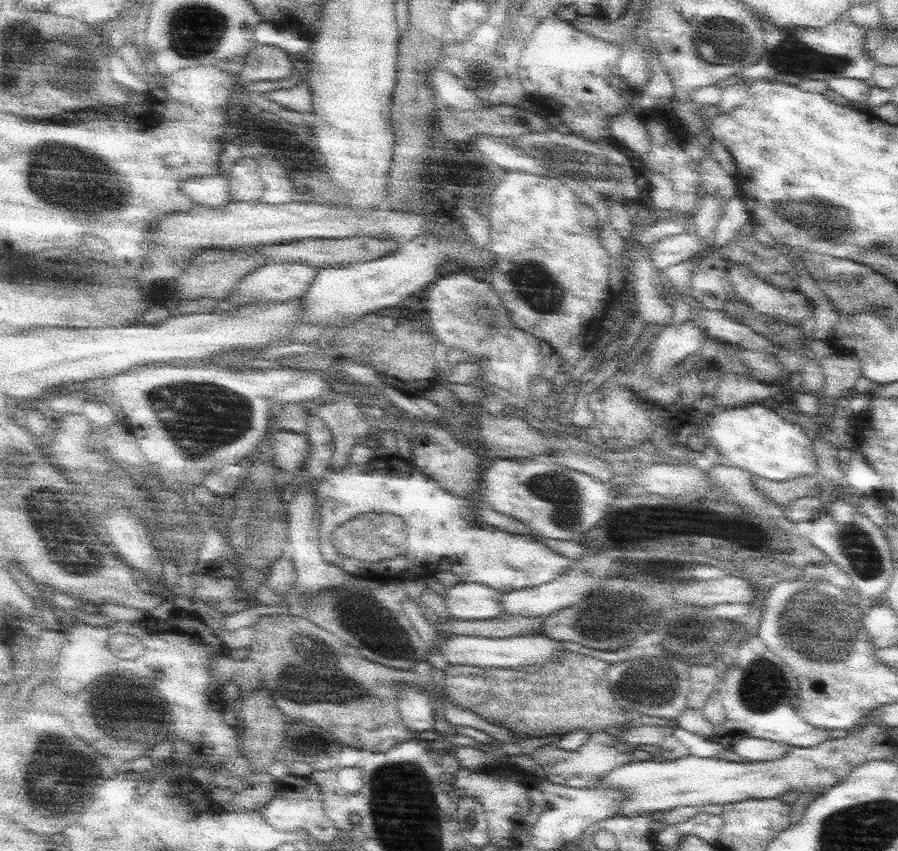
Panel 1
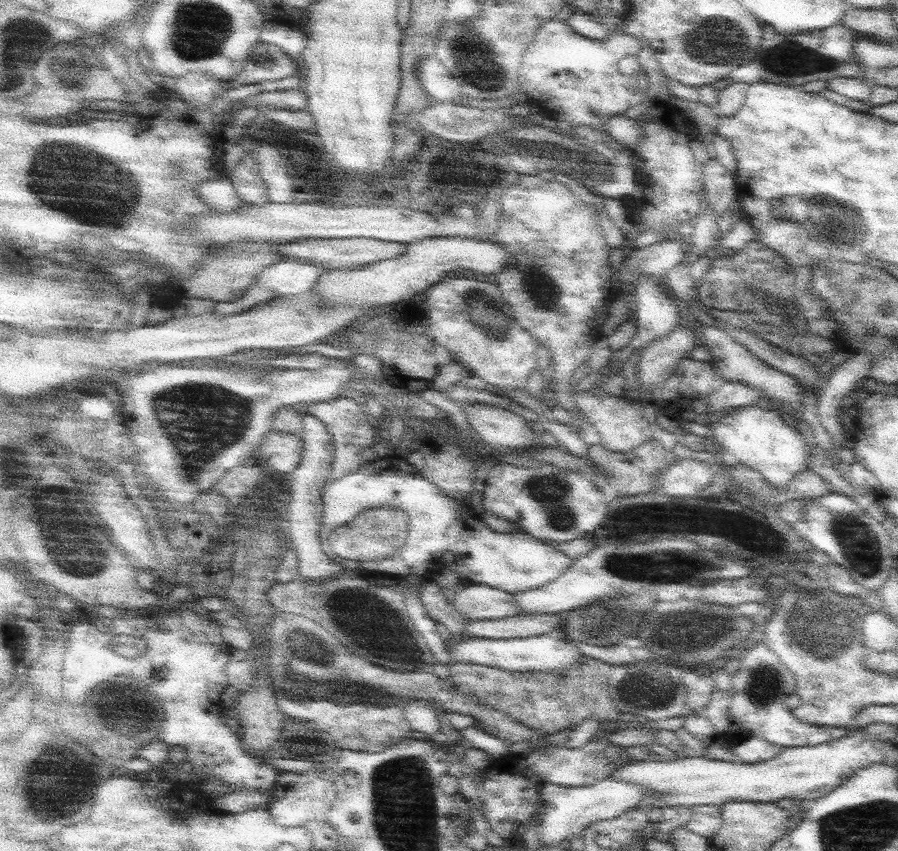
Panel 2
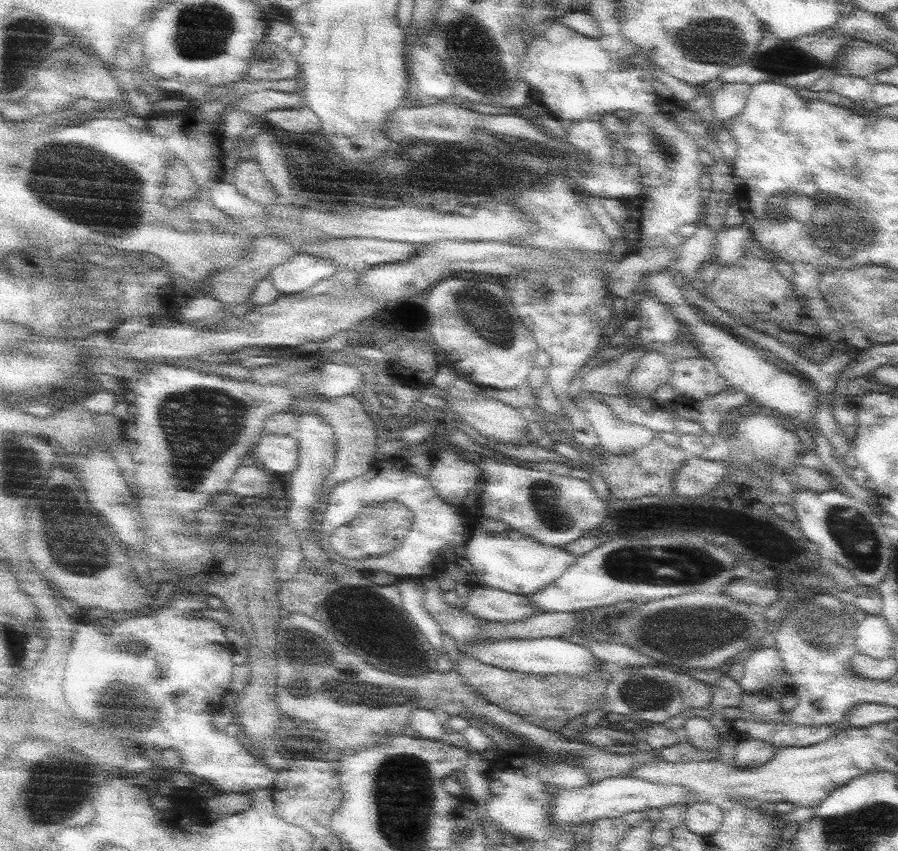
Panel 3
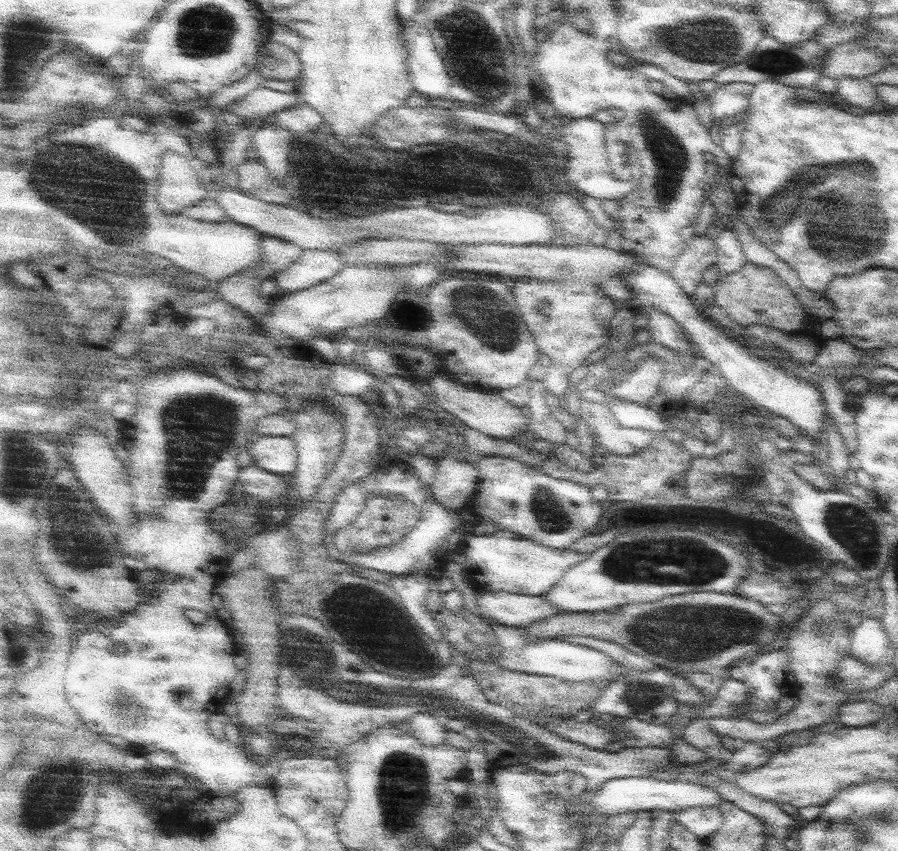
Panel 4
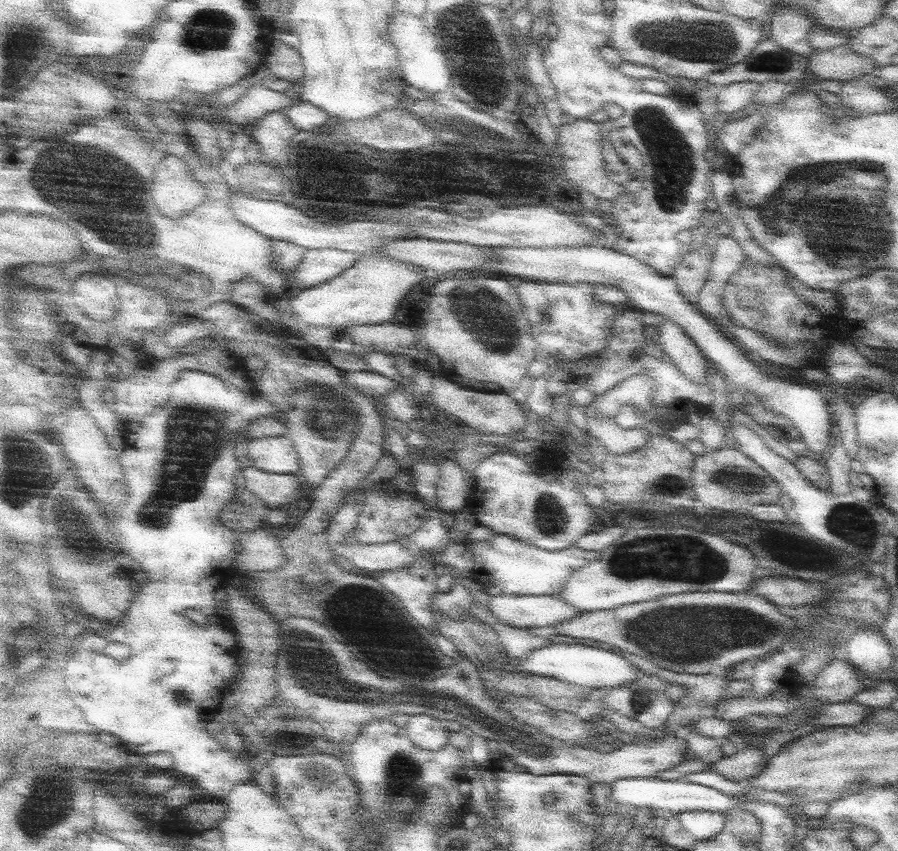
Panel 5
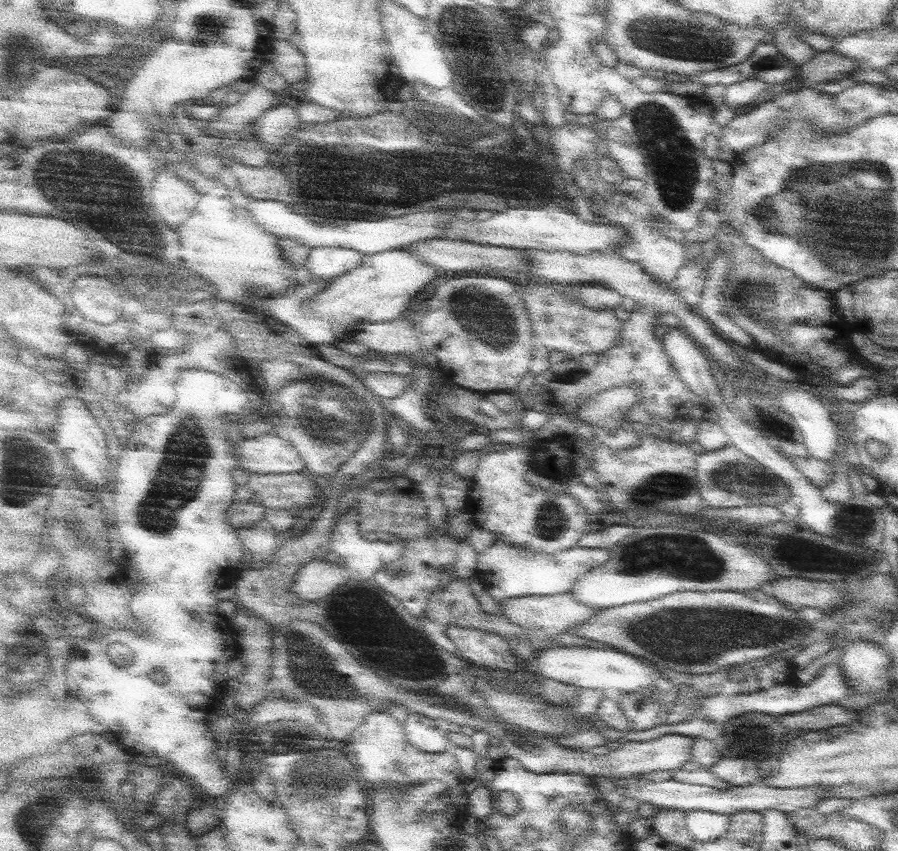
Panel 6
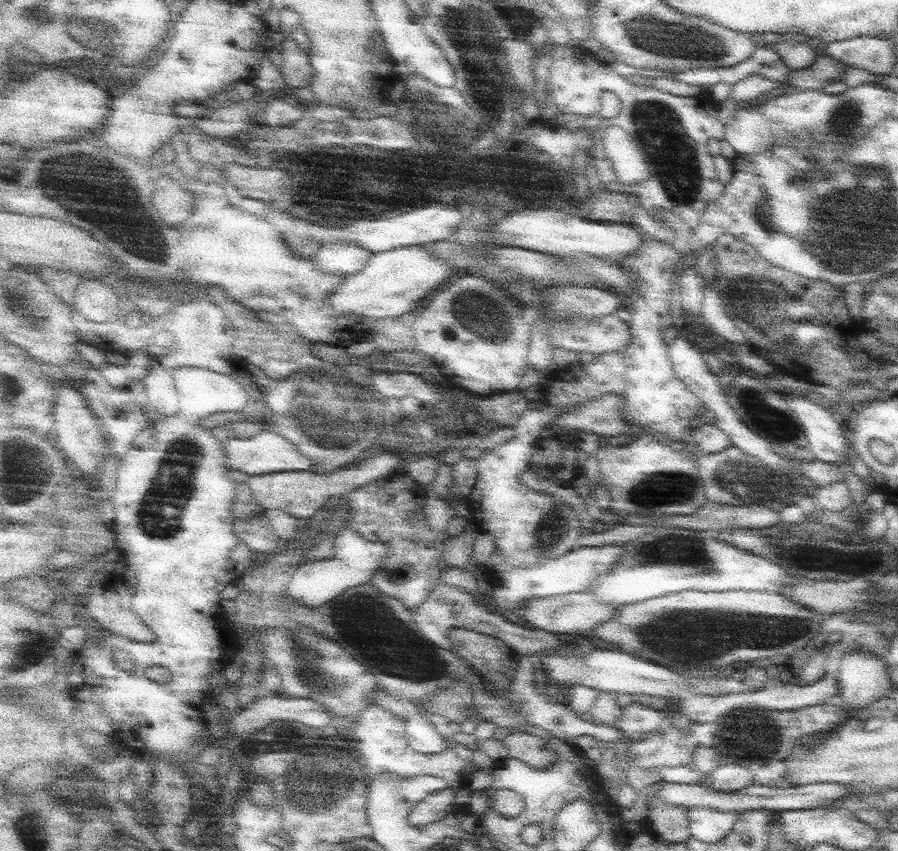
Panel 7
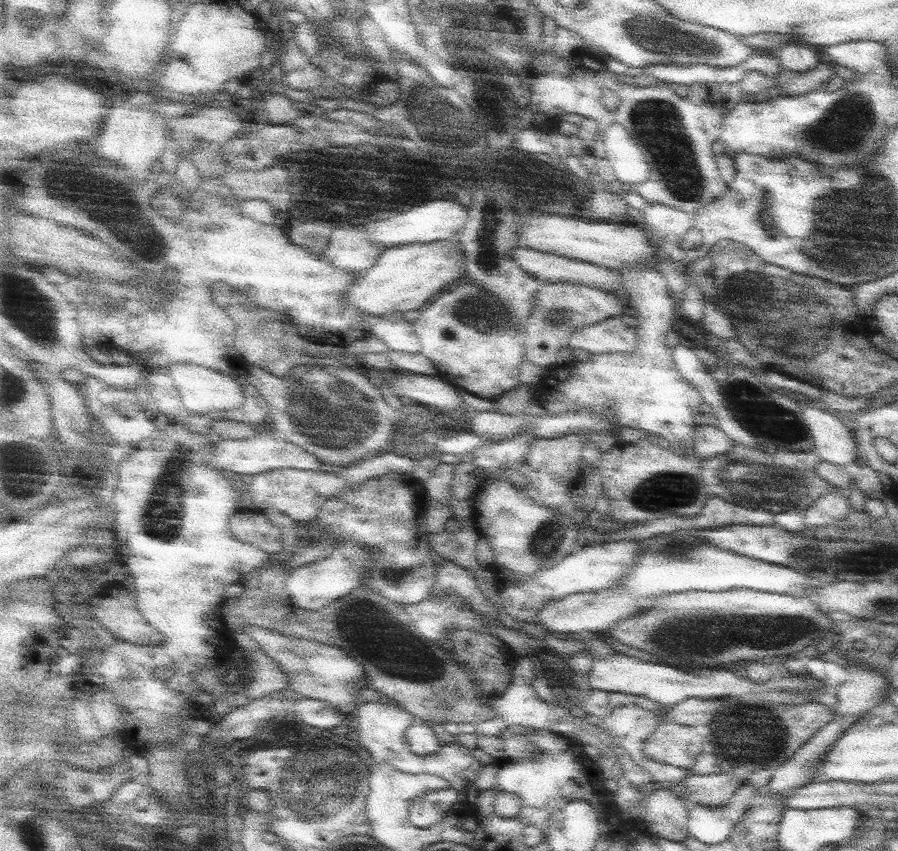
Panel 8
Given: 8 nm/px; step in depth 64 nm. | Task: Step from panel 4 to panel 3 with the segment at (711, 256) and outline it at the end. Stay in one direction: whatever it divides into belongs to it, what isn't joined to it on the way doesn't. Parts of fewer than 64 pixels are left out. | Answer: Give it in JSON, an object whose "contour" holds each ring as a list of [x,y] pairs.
{"contour":[[[702,220],[697,224],[697,230],[691,238],[685,239],[678,250],[678,258],[673,270],[682,273],[690,283],[696,279],[700,264],[707,260],[717,260],[716,239],[717,232]]]}

